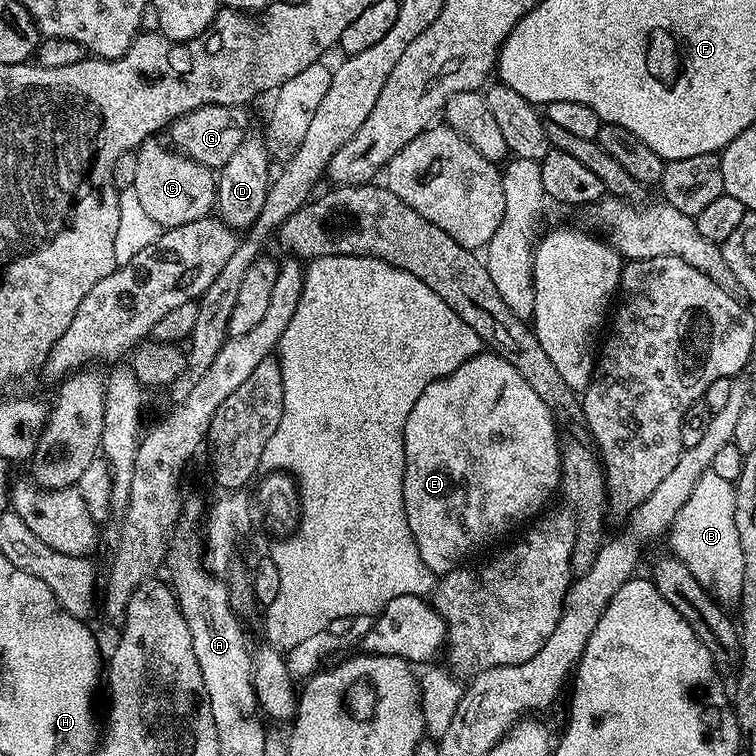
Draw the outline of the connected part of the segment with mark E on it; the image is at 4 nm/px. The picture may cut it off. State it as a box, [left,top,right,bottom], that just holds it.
[404,354,562,574]

